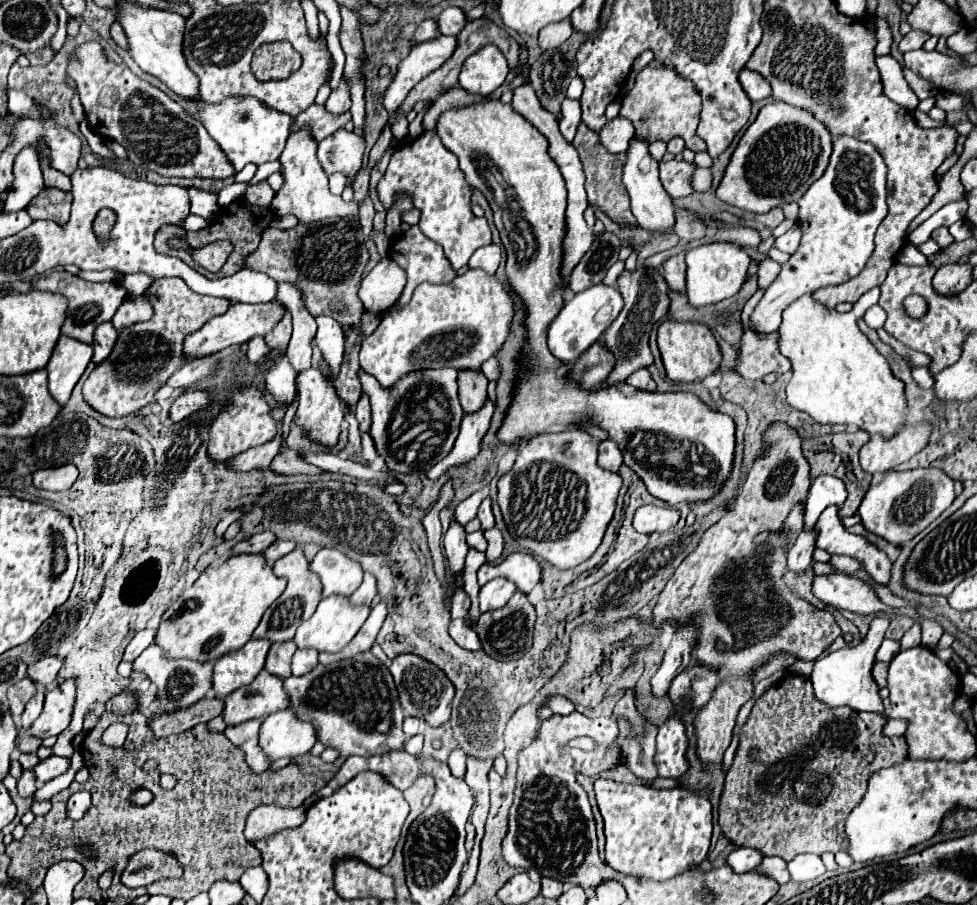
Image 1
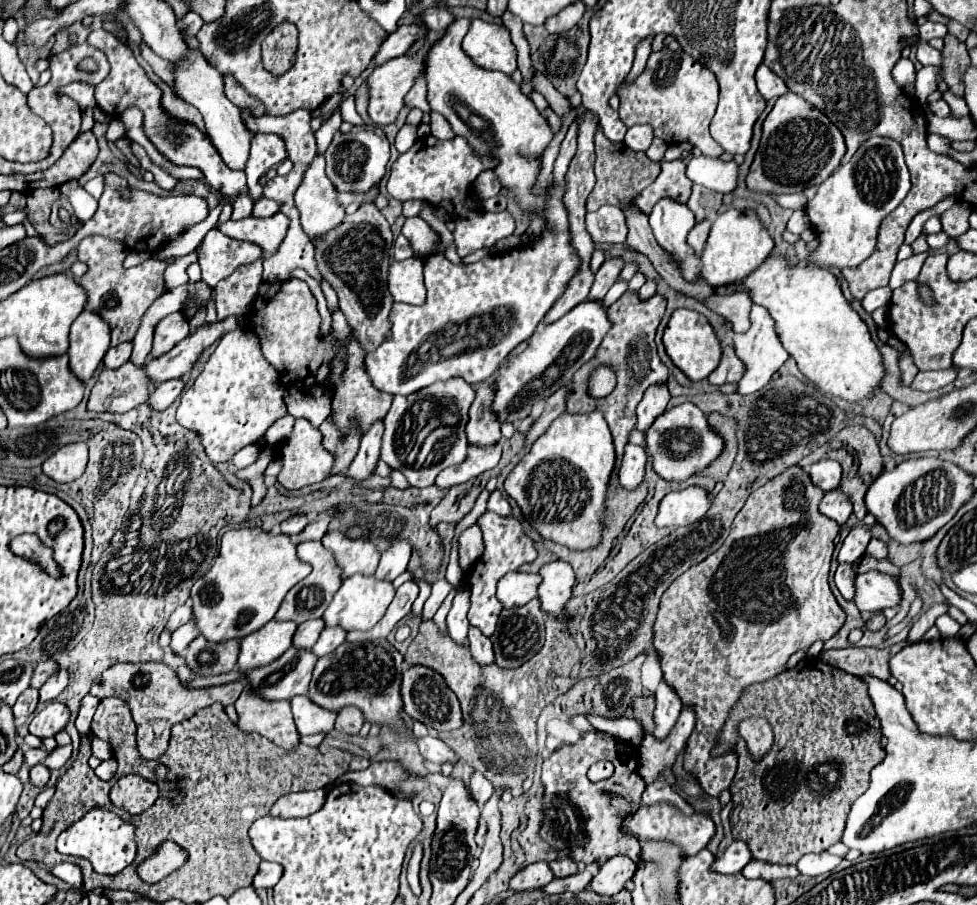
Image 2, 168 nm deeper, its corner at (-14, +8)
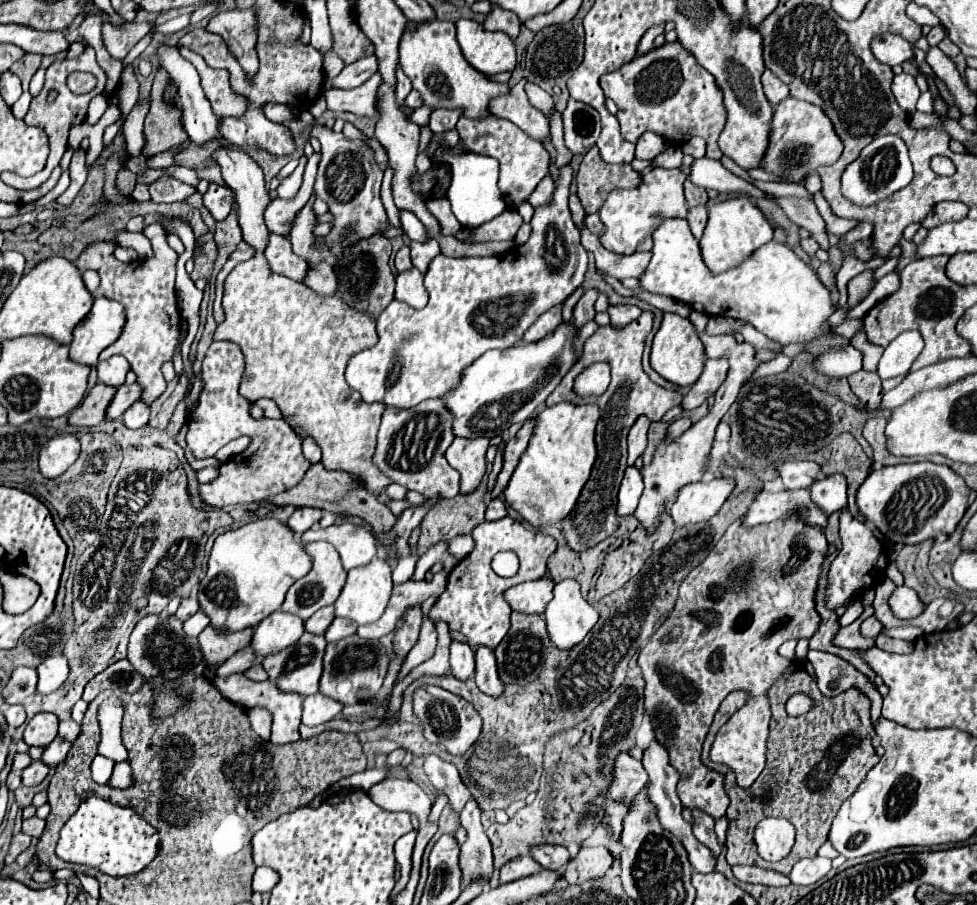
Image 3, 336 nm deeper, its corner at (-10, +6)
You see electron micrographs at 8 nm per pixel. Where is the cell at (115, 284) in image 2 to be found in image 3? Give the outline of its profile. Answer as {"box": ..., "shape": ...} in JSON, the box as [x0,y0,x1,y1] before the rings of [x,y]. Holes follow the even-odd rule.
{"box":[76,223,180,403],"shape":[[[158,223],[148,226],[144,233],[147,233],[153,245],[154,255],[150,259],[142,259],[140,263],[136,261],[122,263],[114,257],[112,241],[94,241],[82,251],[82,255],[76,261],[76,267],[80,271],[86,271],[86,269],[98,271],[102,295],[122,303],[126,311],[126,325],[122,329],[122,335],[114,341],[114,345],[102,351],[100,359],[108,359],[112,355],[126,357],[130,367],[138,375],[138,383],[144,387],[144,393],[140,399],[144,403],[152,403],[166,387],[160,367],[164,361],[172,361],[174,349],[178,345],[180,313],[178,313],[176,291],[174,291],[178,253],[168,247],[166,233]]]}

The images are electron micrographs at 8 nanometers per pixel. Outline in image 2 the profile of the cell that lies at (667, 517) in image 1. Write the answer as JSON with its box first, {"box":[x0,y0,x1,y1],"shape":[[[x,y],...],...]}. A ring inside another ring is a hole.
{"box":[656,487,712,529],"shape":[[[686,487],[668,493],[660,503],[656,525],[670,529],[690,525],[700,517],[704,517],[710,505],[712,505],[710,491],[706,491],[704,487]]]}

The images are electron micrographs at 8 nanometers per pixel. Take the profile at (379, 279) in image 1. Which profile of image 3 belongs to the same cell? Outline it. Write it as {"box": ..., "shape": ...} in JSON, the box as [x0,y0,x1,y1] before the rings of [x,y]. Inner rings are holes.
{"box":[396,267,428,309],"shape":[[[416,267],[398,273],[398,277],[396,277],[396,299],[408,303],[414,309],[426,307],[428,293],[426,293],[422,281],[424,281],[424,275]]]}

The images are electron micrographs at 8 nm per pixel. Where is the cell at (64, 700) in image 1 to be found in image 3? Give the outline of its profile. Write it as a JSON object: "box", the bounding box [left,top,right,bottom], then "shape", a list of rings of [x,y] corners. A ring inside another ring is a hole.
{"box":[24,713,58,747],"shape":[[[38,713],[28,721],[24,731],[24,741],[28,745],[46,747],[56,735],[58,735],[58,717],[50,713]]]}

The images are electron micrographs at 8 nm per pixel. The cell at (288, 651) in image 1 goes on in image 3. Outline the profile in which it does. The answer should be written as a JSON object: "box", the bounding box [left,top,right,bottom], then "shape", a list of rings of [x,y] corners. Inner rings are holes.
{"box":[304,607,334,635],"shape":[[[322,607],[320,611],[316,611],[314,617],[310,617],[304,627],[308,633],[314,633],[314,635],[324,635],[324,631],[330,627],[330,623],[334,621],[334,607]]]}

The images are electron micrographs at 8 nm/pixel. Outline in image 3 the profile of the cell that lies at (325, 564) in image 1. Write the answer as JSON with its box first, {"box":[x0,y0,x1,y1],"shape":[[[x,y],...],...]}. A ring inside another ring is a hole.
{"box":[302,521,376,571],"shape":[[[338,521],[324,529],[322,527],[308,529],[302,535],[302,541],[304,543],[310,543],[310,541],[332,543],[334,549],[340,553],[342,565],[346,571],[370,563],[376,555],[376,539],[372,537],[372,533],[348,521]]]}

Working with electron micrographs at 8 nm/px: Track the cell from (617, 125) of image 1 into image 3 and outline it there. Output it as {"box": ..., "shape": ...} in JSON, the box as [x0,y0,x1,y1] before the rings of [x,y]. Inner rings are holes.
{"box":[636,133,666,159],"shape":[[[642,133],[640,139],[636,141],[636,157],[638,159],[654,159],[656,155],[660,155],[666,149],[666,141],[664,137],[656,135],[656,133]]]}

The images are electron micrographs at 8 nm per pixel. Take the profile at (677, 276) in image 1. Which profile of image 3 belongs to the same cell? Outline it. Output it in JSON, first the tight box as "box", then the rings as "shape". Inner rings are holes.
{"box":[688,205,708,239],"shape":[[[704,205],[690,209],[690,213],[688,213],[688,223],[690,223],[690,231],[692,231],[692,235],[694,235],[696,239],[702,237],[702,231],[704,231],[706,221],[708,221],[708,209],[706,209]]]}

